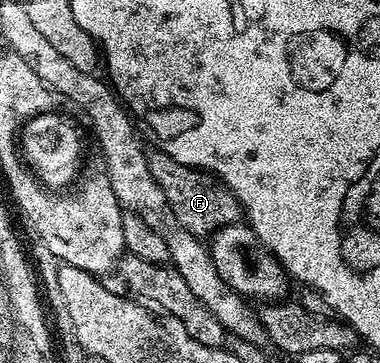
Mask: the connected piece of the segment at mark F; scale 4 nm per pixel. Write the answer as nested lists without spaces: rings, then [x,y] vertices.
[[[159,150],[149,151],[147,155],[150,174],[154,182],[158,182],[168,203],[167,211],[172,212],[173,218],[176,219],[173,221],[179,227],[204,238],[217,228],[241,223],[242,205],[238,202],[238,198],[212,173],[174,162],[165,152]]]

